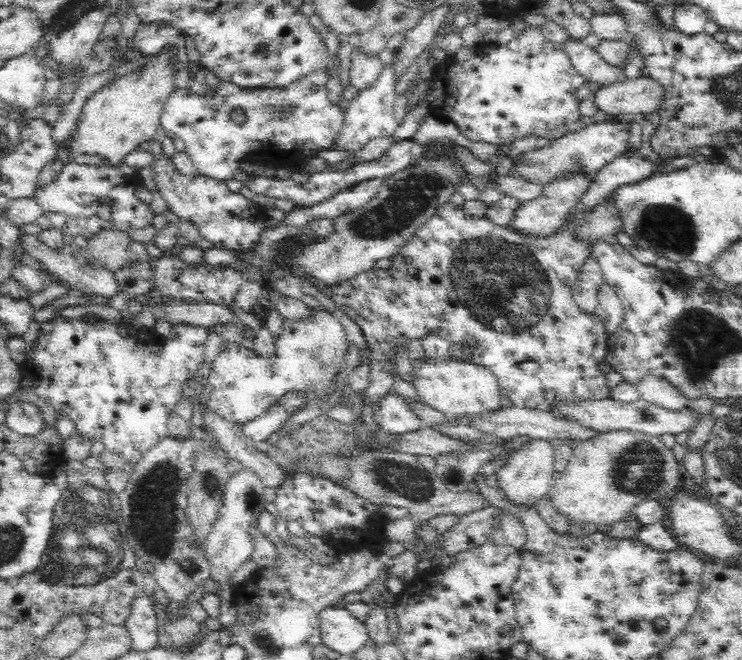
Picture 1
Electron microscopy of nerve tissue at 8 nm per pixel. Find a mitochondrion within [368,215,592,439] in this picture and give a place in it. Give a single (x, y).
(503, 285)

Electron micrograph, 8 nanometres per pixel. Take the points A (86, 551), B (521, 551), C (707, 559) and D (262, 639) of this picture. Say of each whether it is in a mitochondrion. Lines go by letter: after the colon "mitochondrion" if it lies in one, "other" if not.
A: mitochondrion
B: other
C: other
D: mitochondrion

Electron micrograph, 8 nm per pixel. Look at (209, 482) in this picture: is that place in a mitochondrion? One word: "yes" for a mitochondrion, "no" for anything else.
yes

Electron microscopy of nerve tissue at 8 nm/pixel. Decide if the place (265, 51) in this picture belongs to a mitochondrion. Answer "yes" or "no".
yes

